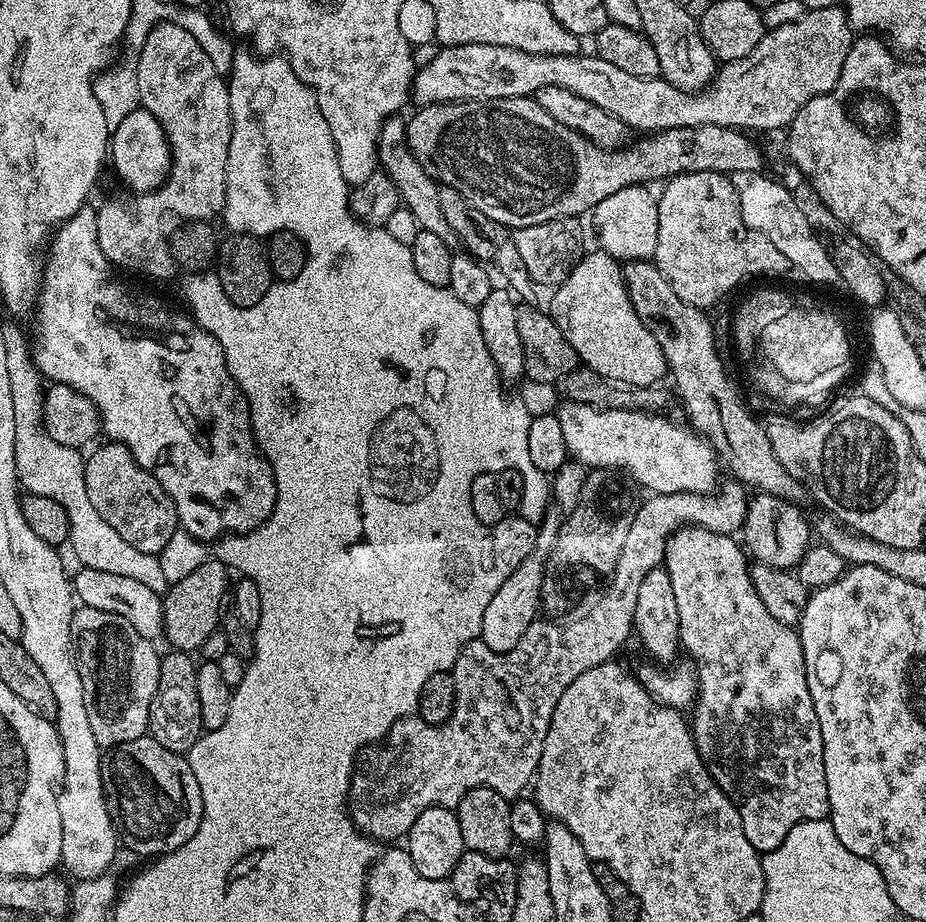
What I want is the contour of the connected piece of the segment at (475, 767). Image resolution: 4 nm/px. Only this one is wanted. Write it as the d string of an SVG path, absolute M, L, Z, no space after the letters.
M731 483L711 494L649 495L630 522L608 589L581 616L565 619L564 625L556 618L538 618L509 652L490 650L479 638L470 641L451 670L456 705L448 721L427 724L419 715L404 716L392 724L379 747L369 746L360 753L348 791L348 815L356 828L374 841L396 842L399 836L407 837L422 810L455 809L470 788L489 787L509 802L516 800L523 788L533 783L554 706L566 686L578 674L609 663L615 657L612 655L633 639L638 586L642 586L642 578L664 564L668 538L689 526L727 536L743 529L750 496L745 485Z

